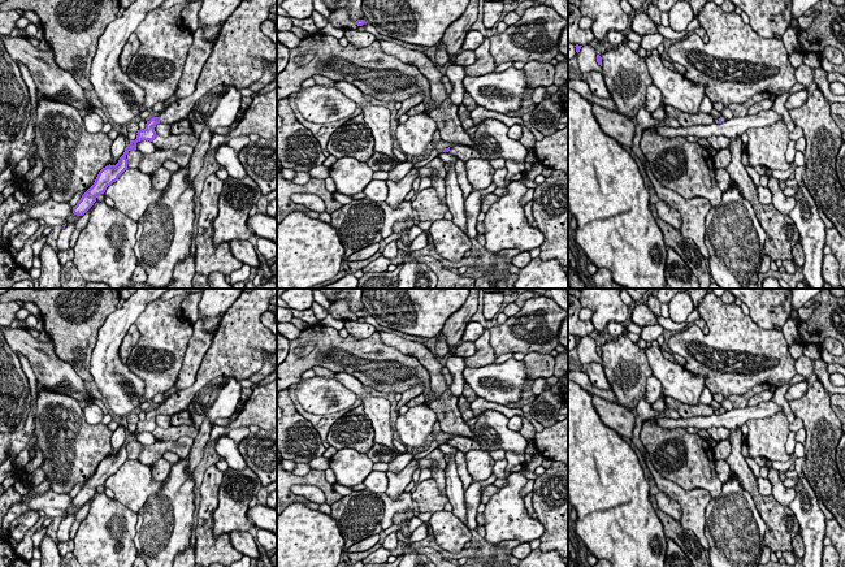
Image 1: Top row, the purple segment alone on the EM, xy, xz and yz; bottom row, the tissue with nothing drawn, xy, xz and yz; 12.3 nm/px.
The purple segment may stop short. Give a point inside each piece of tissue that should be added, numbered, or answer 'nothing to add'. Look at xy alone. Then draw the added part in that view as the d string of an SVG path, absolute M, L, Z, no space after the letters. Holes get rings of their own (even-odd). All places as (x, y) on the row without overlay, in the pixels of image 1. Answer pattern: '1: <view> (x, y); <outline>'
1: xy (242, 342); M277 289L242 291L222 316L195 382L160 404L161 415L170 416L187 410L195 394L218 376L250 378L261 369L268 354L277 354L277 336L261 323L261 315L268 311L274 295Z

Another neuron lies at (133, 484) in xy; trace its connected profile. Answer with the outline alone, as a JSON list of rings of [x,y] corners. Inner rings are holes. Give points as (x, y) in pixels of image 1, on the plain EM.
[[[127,459],[116,473],[107,479],[104,486],[114,493],[114,501],[139,512],[147,499],[161,490],[164,482],[153,480],[152,467],[138,459]]]

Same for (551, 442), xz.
[[[568,417],[537,432],[533,443],[543,458],[568,467]]]

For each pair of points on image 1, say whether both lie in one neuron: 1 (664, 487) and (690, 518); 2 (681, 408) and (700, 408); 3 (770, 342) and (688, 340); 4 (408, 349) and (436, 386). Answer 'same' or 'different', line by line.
1: same
2: same
3: same
4: same

